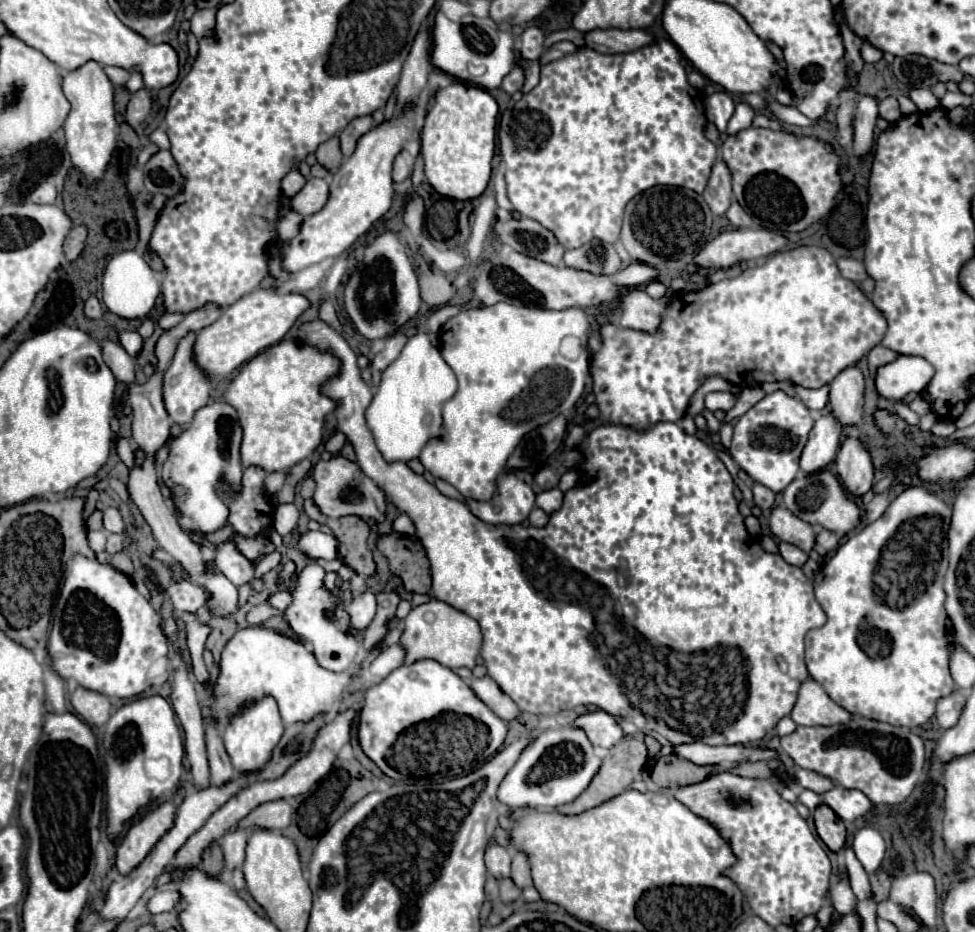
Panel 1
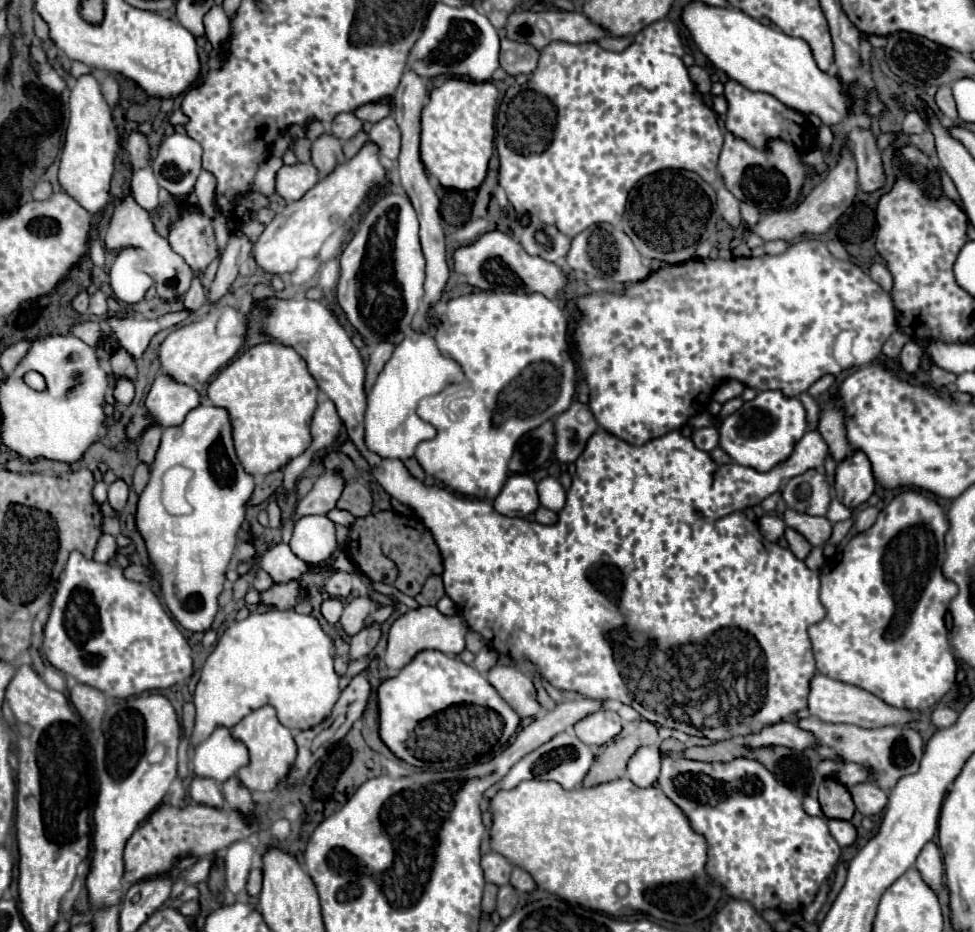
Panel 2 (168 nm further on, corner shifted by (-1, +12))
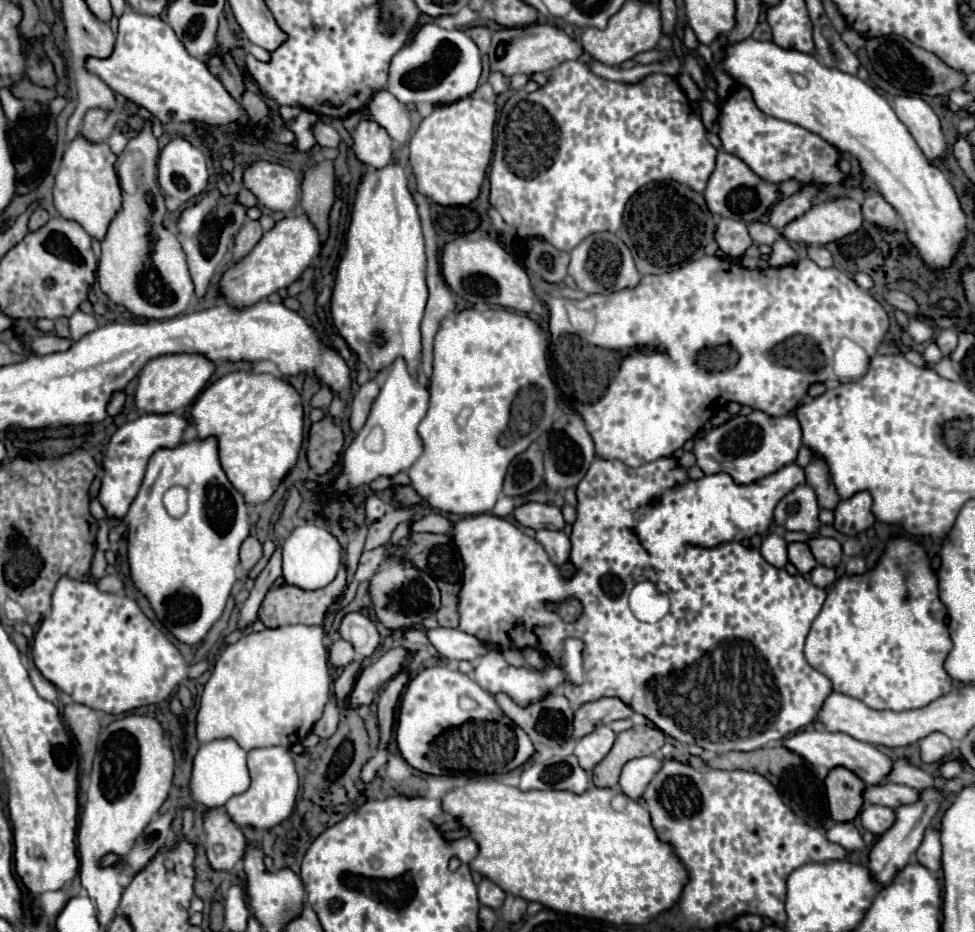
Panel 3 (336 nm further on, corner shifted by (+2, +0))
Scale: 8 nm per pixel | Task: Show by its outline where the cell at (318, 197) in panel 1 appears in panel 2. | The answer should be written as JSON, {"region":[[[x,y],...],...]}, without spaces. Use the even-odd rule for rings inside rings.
{"region":[[[297,163],[283,165],[277,173],[277,195],[281,195],[287,203],[301,199],[315,183],[319,181],[319,173],[313,163]]]}

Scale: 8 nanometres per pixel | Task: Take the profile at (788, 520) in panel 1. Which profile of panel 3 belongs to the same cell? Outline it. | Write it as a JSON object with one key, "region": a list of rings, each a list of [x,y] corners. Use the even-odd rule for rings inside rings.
{"region":[[[816,537],[808,541],[816,561],[824,567],[838,567],[842,561],[842,545],[836,539],[826,539],[826,537]]]}

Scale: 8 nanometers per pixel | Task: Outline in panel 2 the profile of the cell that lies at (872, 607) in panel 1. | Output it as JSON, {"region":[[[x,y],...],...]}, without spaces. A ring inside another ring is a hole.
{"region":[[[907,489],[879,511],[871,529],[849,539],[839,553],[837,565],[821,575],[821,603],[827,615],[809,627],[817,671],[875,693],[875,697],[891,707],[915,713],[933,709],[953,689],[957,661],[947,637],[945,613],[959,589],[943,577],[945,535],[947,515],[941,505],[919,489]]]}

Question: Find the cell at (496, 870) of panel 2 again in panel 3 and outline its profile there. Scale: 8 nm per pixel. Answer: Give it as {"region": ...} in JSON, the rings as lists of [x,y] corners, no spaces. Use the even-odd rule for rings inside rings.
{"region":[[[482,879],[480,885],[478,885],[478,897],[480,897],[482,905],[486,905],[494,911],[500,911],[506,893],[496,883],[492,883],[490,879]]]}

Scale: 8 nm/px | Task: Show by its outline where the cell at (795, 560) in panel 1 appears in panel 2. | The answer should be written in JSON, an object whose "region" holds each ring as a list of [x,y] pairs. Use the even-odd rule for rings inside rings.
{"region":[[[785,529],[785,539],[787,539],[787,543],[789,543],[789,549],[791,549],[791,553],[795,553],[795,557],[799,557],[799,559],[805,559],[807,557],[807,553],[811,551],[811,545],[809,545],[809,541],[801,535],[801,533],[797,533],[795,529]]]}

